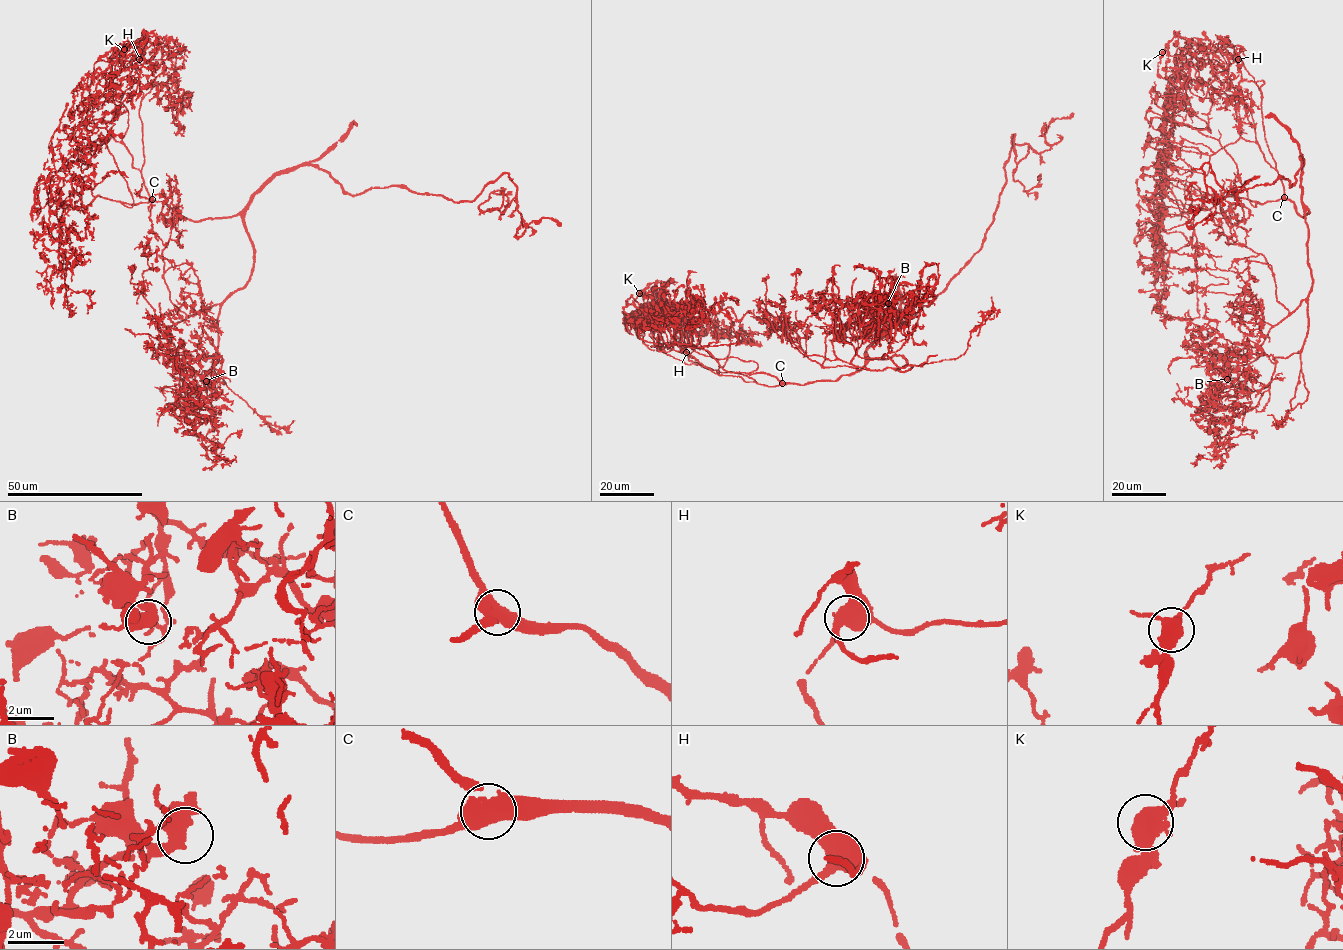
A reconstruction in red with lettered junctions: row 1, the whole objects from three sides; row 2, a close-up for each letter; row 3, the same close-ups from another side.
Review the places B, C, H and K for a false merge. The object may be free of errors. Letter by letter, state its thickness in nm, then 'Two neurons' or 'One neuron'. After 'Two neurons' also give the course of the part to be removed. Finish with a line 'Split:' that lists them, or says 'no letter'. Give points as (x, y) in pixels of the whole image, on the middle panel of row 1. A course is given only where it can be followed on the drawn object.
B: Thickness 460 nm. One neuron
C: Thickness 480 nm. One neuron
H: Thickness 550 nm. One neuron
K: Thickness 460 nm. One neuron
Split: no letter

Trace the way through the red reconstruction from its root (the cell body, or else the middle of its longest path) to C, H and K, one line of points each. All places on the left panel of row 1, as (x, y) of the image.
C: (216, 219), (190, 221), (161, 201), (152, 200)
H: (216, 219), (190, 221), (148, 194), (140, 102), (178, 82), (165, 109), (154, 81), (164, 61), (140, 59)
K: (216, 219), (190, 221), (162, 201), (123, 204), (132, 206), (132, 194), (91, 102), (118, 74), (124, 49)

